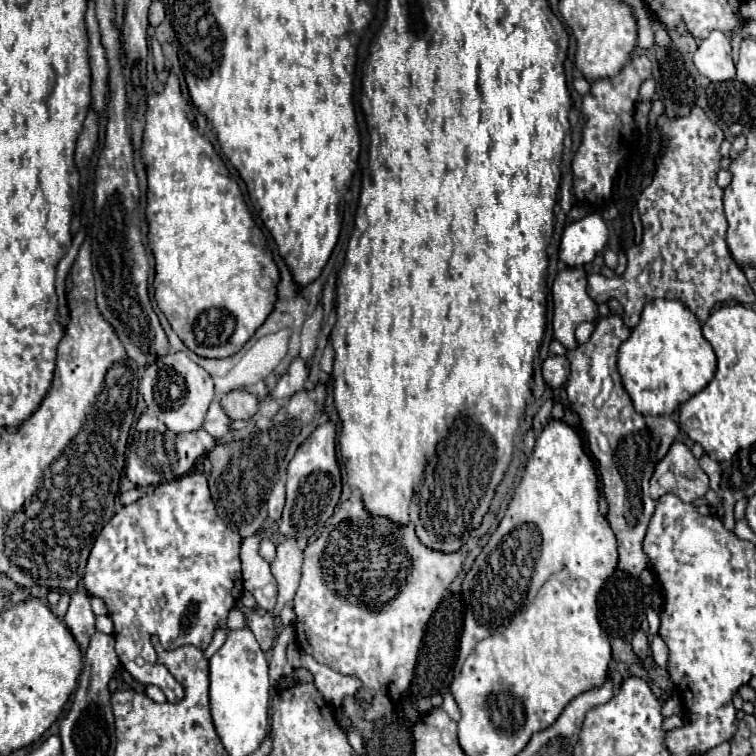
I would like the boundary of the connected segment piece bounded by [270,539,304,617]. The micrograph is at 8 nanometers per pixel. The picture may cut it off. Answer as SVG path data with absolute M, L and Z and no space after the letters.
M286 539L276 547L276 557L270 563L270 571L278 583L278 603L270 611L272 617L278 617L282 607L294 599L294 593L298 589L300 581L300 569L302 569L302 547L300 543L294 543L294 539Z

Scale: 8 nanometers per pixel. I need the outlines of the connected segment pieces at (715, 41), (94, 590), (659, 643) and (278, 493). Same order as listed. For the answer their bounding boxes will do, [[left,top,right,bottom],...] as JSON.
[[694,31,736,81],[84,471,242,703],[650,635,668,669],[268,481,284,521]]

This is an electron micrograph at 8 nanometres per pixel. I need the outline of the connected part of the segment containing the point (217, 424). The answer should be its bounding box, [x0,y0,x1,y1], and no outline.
[204,399,230,437]

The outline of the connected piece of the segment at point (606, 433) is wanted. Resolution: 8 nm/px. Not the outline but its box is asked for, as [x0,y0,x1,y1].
[566,315,678,575]

